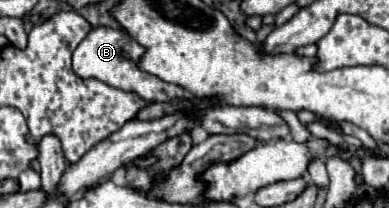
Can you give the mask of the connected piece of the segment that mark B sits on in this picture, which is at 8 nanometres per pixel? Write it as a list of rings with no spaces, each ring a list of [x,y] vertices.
[[[93,28],[89,36],[77,46],[73,52],[73,70],[81,78],[97,78],[113,88],[125,90],[125,92],[135,92],[147,102],[173,102],[177,98],[185,96],[185,90],[177,84],[167,84],[161,78],[147,74],[139,68],[139,60],[145,54],[145,48],[135,42],[131,36],[127,36],[123,30],[113,30],[113,28]]]

